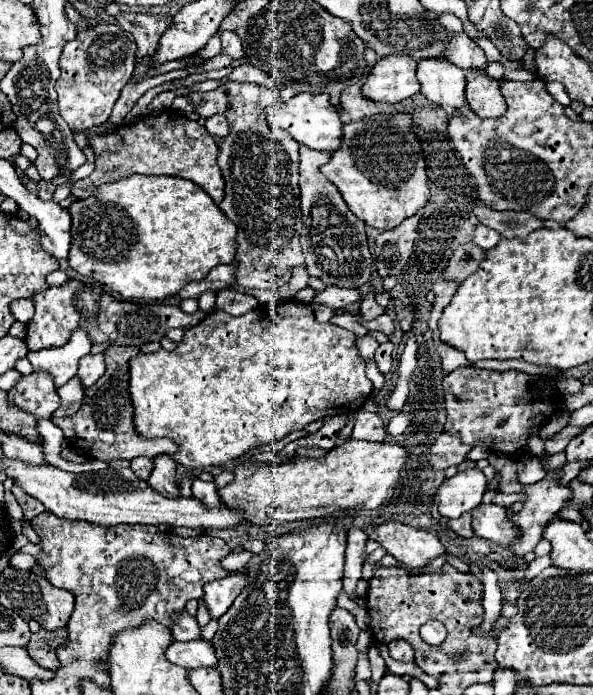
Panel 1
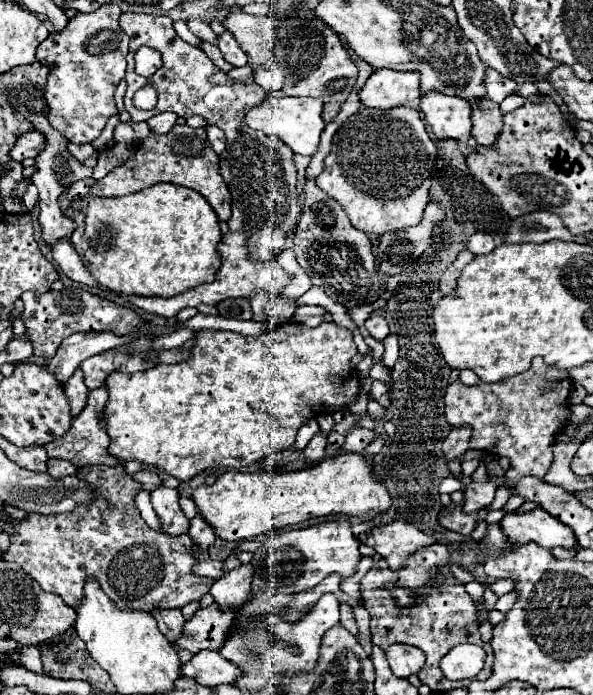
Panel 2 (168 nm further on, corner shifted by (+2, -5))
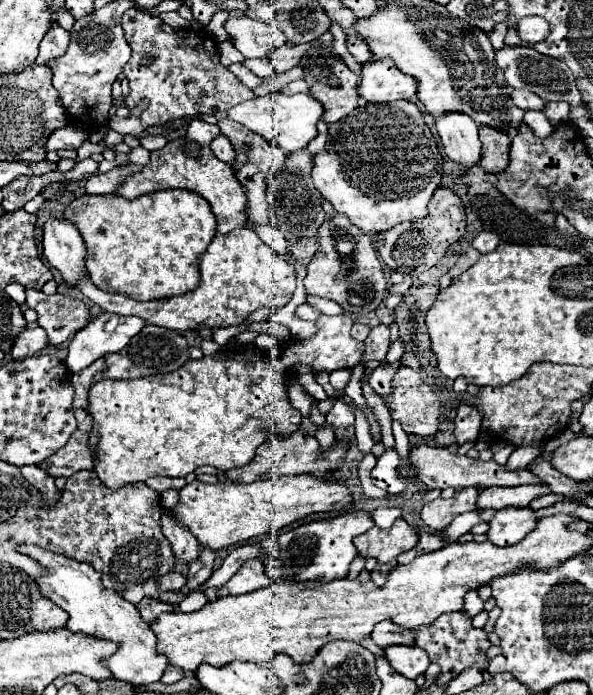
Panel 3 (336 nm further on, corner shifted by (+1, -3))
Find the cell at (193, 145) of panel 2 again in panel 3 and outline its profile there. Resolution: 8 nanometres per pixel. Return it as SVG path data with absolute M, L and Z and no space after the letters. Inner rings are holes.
M191 119L187 133L175 141L169 141L163 149L151 151L149 163L139 171L129 175L117 189L115 193L125 197L125 199L137 199L139 195L161 191L161 189L189 189L205 197L215 213L217 219L217 231L219 233L229 233L233 229L245 227L245 189L243 185L235 179L233 167L219 161L213 151L211 151L211 141L219 133L217 125L211 125L201 119Z

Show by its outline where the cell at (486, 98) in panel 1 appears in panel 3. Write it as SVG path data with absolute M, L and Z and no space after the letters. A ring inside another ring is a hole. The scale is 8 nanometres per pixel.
M479 127L483 151L481 167L487 173L499 173L509 163L509 143L511 137L507 131L497 131L497 127Z

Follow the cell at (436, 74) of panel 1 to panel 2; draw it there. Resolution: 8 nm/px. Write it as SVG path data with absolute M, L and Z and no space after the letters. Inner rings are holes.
M428 93L420 97L420 109L438 139L454 139L468 143L472 137L470 105L460 97L444 97L442 93Z

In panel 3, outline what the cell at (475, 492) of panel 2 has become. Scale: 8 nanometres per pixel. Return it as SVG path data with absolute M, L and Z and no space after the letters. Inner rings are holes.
M523 485L523 487L485 487L479 493L477 507L503 509L503 507L527 507L535 497L549 495L547 485Z

